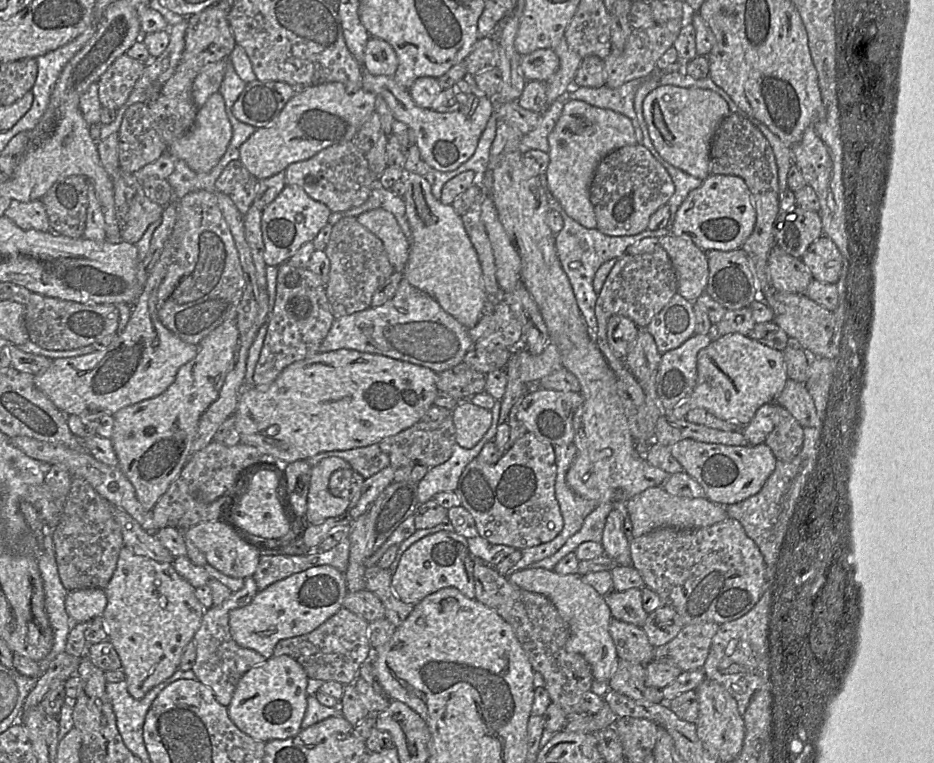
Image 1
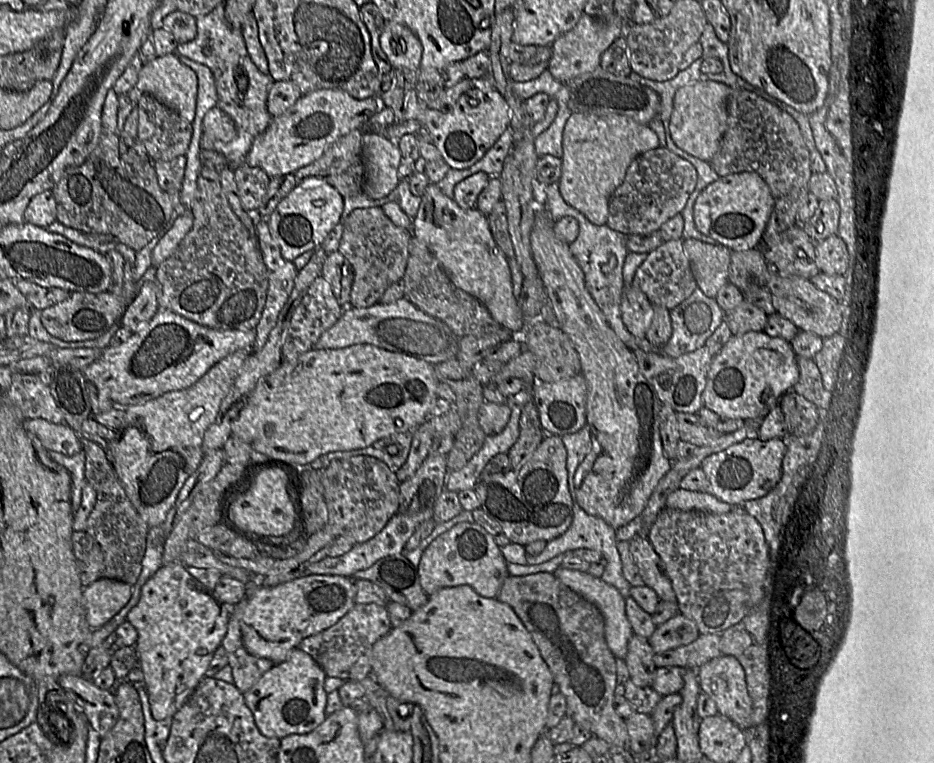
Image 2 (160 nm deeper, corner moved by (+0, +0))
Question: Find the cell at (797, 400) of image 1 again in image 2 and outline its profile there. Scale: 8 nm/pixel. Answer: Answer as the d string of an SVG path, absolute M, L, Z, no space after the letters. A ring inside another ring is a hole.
M797 357L799 379L791 391L805 397L817 408L827 409L831 393L822 382L820 370L812 358Z

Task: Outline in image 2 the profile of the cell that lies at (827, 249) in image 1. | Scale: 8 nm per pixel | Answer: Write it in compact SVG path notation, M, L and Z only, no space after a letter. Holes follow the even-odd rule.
M832 235L816 244L816 264L827 275L844 275L848 268L848 250L844 241Z

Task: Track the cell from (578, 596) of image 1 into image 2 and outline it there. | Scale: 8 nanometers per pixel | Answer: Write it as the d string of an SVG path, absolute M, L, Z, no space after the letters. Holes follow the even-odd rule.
M559 568L553 574L564 585L599 609L605 622L605 641L608 648L616 659L624 659L629 641L633 636L633 631L625 612L626 598L615 587L605 583L600 578L592 577L586 572Z

